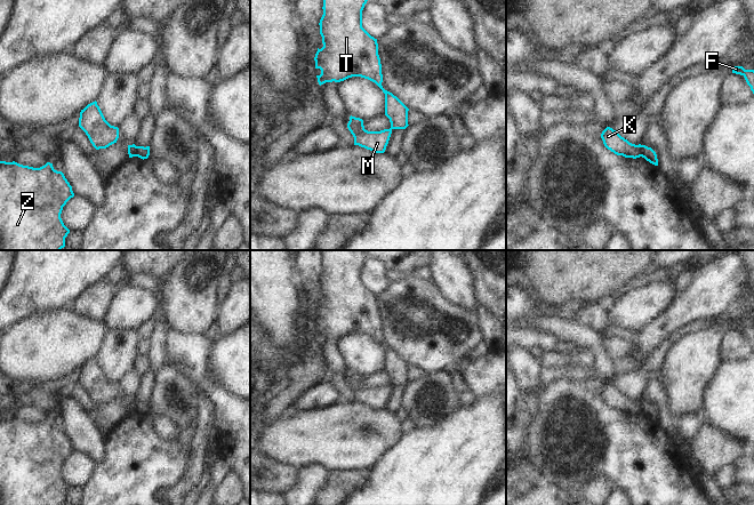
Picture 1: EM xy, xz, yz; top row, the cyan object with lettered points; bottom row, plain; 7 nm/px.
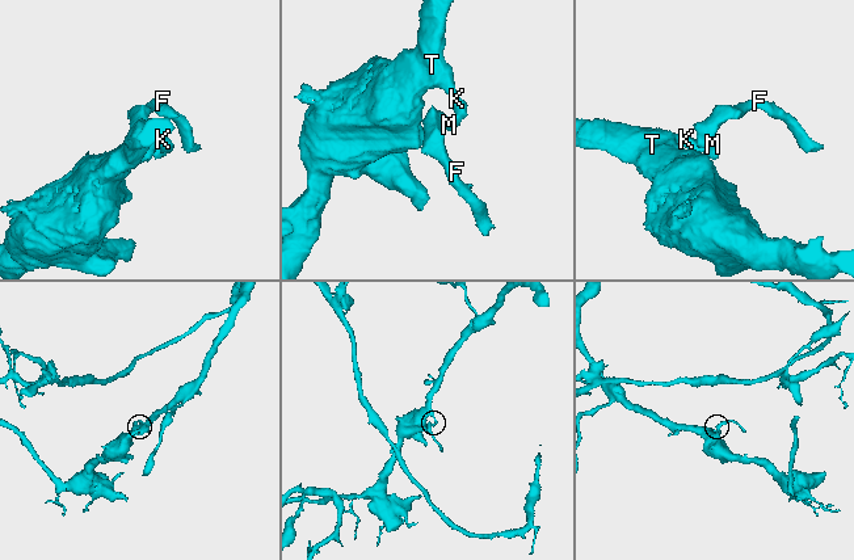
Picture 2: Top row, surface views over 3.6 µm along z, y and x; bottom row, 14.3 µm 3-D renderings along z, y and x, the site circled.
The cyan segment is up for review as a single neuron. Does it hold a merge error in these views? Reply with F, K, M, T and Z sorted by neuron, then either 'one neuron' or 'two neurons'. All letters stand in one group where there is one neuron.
F M / K T Z; two neurons

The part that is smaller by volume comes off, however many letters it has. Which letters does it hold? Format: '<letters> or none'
F, M.

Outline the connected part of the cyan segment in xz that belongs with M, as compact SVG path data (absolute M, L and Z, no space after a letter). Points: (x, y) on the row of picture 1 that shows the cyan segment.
M350 117L347 128L354 137L354 145L359 145L375 153L384 153L388 144L392 129L380 131L368 131L364 129L363 120Z

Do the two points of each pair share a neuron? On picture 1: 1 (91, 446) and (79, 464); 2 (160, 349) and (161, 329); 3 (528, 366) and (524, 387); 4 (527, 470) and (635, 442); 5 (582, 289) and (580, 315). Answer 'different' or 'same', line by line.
1: different
2: same
3: same
4: different
5: different

